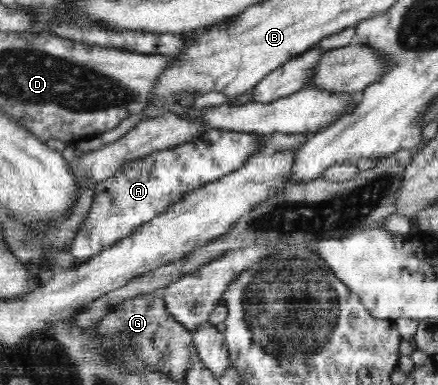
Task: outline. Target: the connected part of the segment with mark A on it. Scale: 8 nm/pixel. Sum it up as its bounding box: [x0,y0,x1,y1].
[69,128,258,261]

